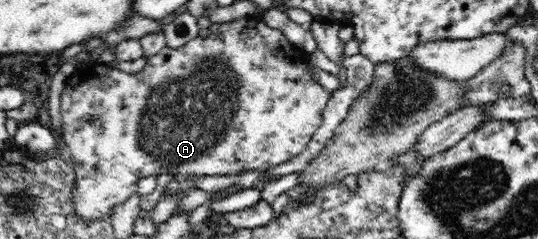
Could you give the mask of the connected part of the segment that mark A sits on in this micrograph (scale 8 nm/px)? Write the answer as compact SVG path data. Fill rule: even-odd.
M247 16L230 22L213 23L207 29L200 29L198 36L179 49L165 46L159 53L147 58L147 65L141 73L124 73L106 65L105 63L86 64L75 69L77 73L71 75L64 83L61 91L60 125L62 134L57 135L62 145L69 146L73 172L75 172L75 187L71 191L75 214L87 223L97 223L103 219L109 220L115 207L124 203L133 193L138 191L138 182L141 177L151 173L173 173L176 178L194 175L235 175L245 169L265 171L275 165L289 161L307 148L316 130L321 125L321 115L324 113L331 93L328 93L314 80L308 66L309 55L291 45L277 29L271 29L262 20L262 16Z

